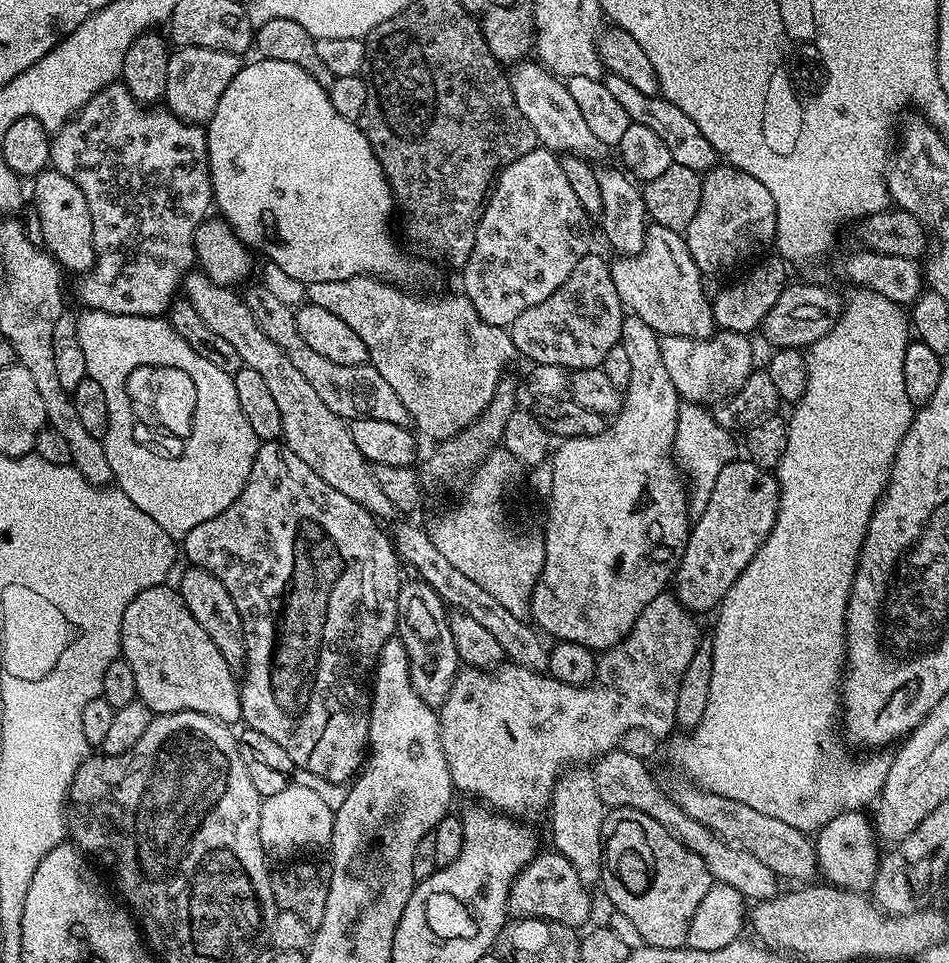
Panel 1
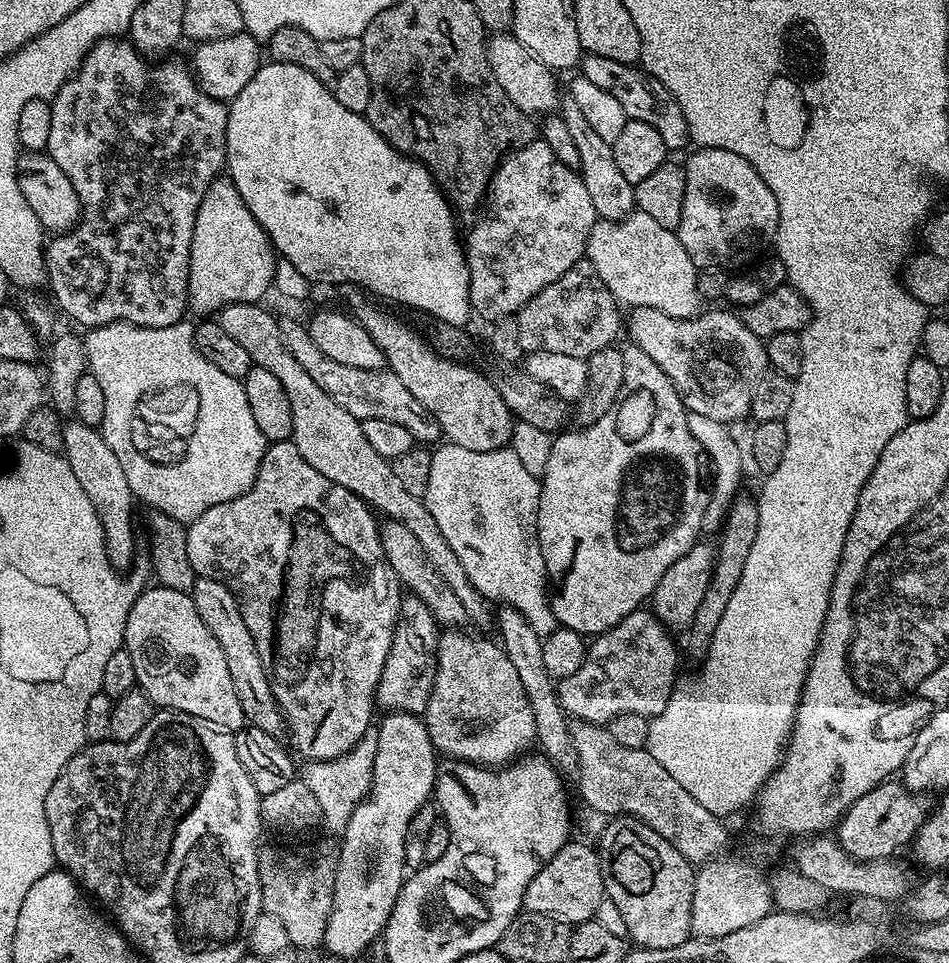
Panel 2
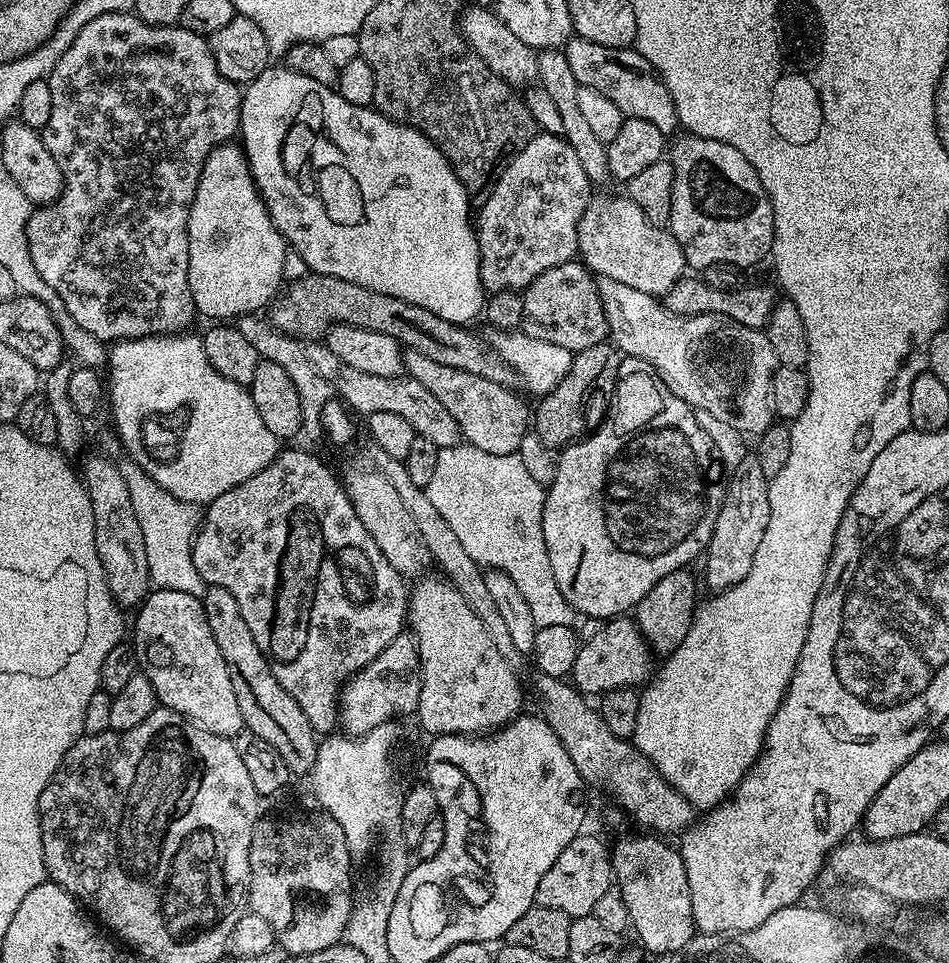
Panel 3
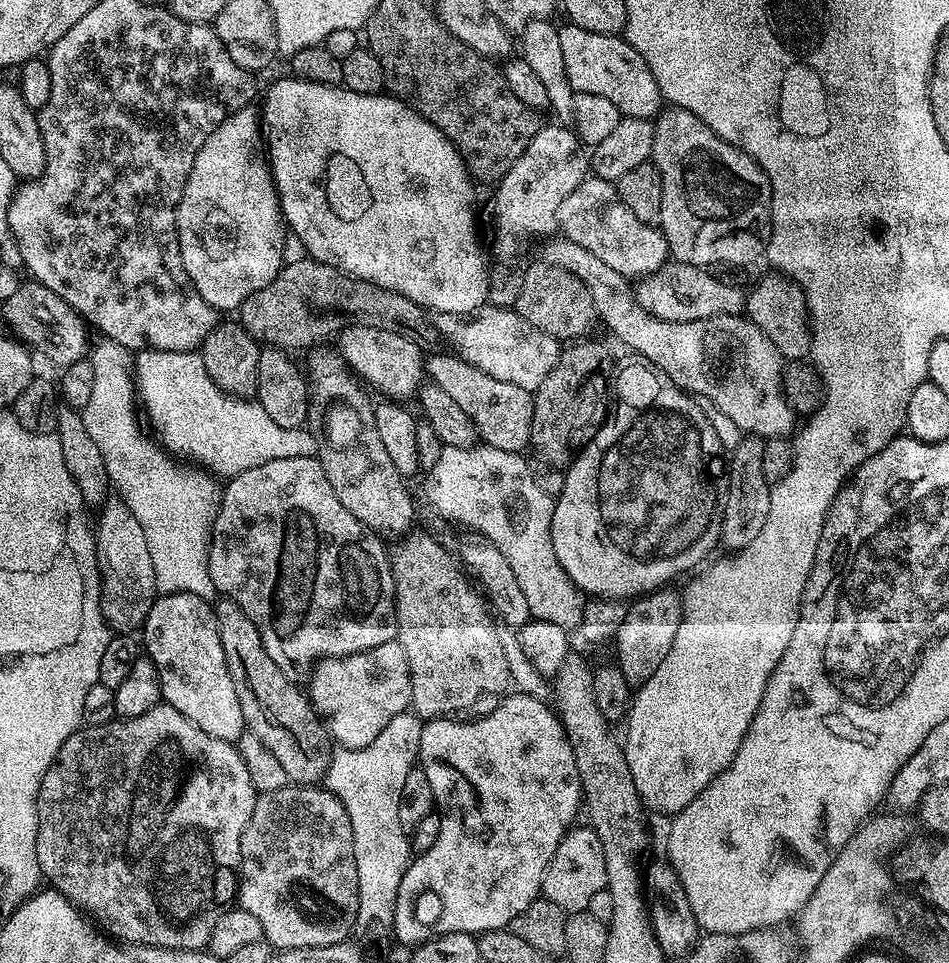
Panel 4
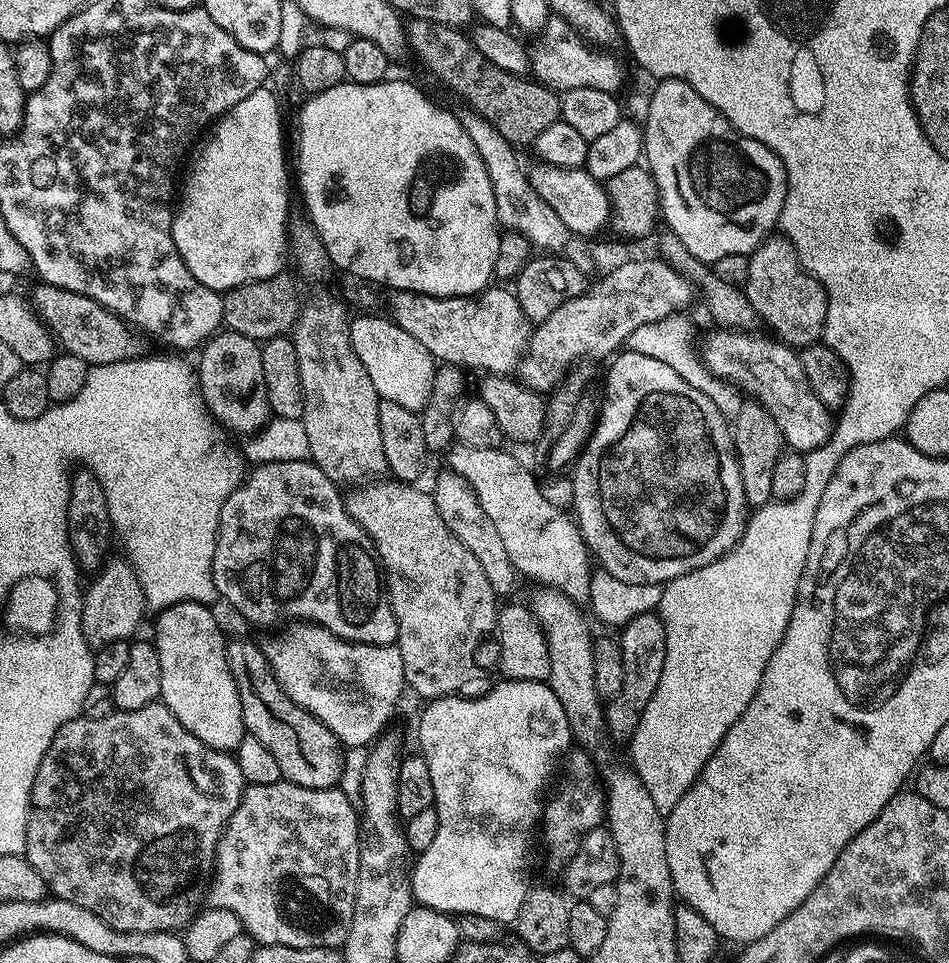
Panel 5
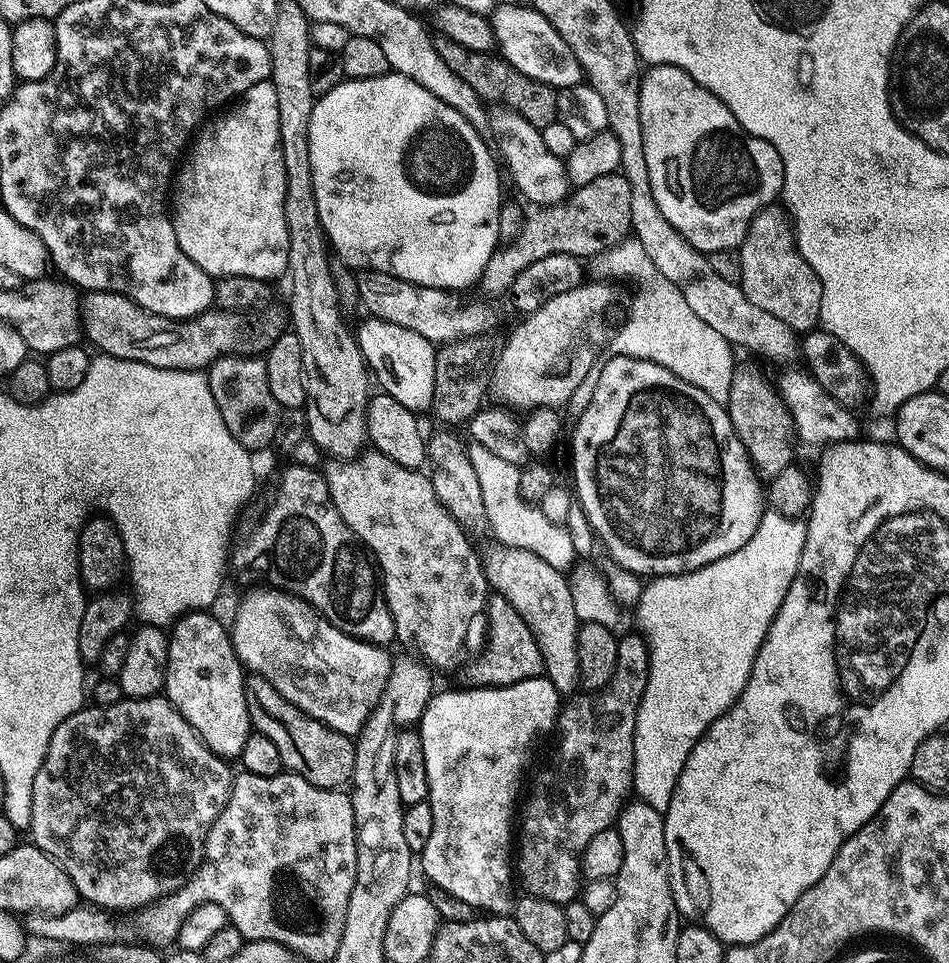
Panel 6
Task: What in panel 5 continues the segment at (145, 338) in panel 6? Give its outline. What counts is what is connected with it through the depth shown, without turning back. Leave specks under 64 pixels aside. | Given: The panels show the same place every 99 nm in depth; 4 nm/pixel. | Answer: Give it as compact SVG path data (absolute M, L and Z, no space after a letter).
M40 282L37 285L30 295L30 303L64 352L82 358L89 366L135 359L141 355L141 337L120 317L94 302L94 298L86 298L53 284Z

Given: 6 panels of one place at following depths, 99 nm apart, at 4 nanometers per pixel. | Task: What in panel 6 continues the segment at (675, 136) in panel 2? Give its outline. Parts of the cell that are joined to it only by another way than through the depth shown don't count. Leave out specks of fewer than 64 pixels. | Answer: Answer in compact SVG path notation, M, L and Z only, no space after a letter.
M500 2L490 13L490 19L499 55L507 60L510 66L514 66L514 70L526 74L526 78L534 78L557 90L569 88L585 79L578 58L574 58L574 50L566 46L566 38L562 38L562 34L558 34L558 30L554 30L549 20L535 8L522 8L518 4L504 5L504 2Z

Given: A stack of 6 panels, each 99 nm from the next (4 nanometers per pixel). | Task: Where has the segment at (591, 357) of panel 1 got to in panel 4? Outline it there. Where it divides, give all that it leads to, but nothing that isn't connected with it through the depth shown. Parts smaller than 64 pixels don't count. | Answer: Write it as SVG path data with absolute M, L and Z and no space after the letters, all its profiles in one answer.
M535 262L525 267L522 278L522 290L519 291L515 305L516 313L530 326L550 334L561 342L572 342L583 337L584 331L591 326L596 316L596 307L590 298L590 290L574 274L566 270L558 270L558 266L550 266L543 262Z

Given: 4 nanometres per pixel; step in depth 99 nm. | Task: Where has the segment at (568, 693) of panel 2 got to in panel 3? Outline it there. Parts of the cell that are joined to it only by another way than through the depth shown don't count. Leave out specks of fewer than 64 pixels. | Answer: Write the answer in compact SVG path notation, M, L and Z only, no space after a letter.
M622 615L601 623L597 628L600 629L589 640L585 639L578 650L578 658L570 673L574 687L582 694L596 698L619 688L639 689L647 685L654 676L654 653L644 640L635 619Z

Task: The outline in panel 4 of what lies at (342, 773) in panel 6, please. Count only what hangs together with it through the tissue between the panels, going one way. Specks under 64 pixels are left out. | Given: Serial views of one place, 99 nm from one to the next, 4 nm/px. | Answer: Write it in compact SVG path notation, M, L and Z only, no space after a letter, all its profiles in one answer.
M217 599L214 604L216 621L218 622L218 638L222 638L222 650L226 654L226 666L230 670L230 678L234 682L234 690L238 694L238 706L242 706L242 718L247 731L258 734L267 748L278 758L278 763L286 769L289 781L296 786L312 786L323 781L328 774L334 753L334 741L320 715L312 706L305 689L295 680L291 680L266 654L266 646L262 646L262 638L258 635L258 626L250 622L250 618L242 611L238 602Z

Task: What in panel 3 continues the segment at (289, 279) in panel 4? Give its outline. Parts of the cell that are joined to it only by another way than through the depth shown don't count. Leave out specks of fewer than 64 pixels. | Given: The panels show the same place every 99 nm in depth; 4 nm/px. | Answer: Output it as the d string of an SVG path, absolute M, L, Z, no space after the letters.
M304 274L301 280L294 281L287 288L288 285L271 305L270 319L279 332L285 332L288 336L320 338L336 324L349 324L374 330L378 334L390 334L390 338L399 340L405 349L426 354L426 358L434 358L434 362L442 366L454 366L454 370L478 374L478 378L498 382L498 386L509 390L521 387L520 375L494 351L485 337L483 340L475 336L471 327L446 322L446 318L438 318L438 314L430 314L430 310L414 306L414 302L406 302L390 294L378 294L366 286L346 282L342 278L315 274Z

